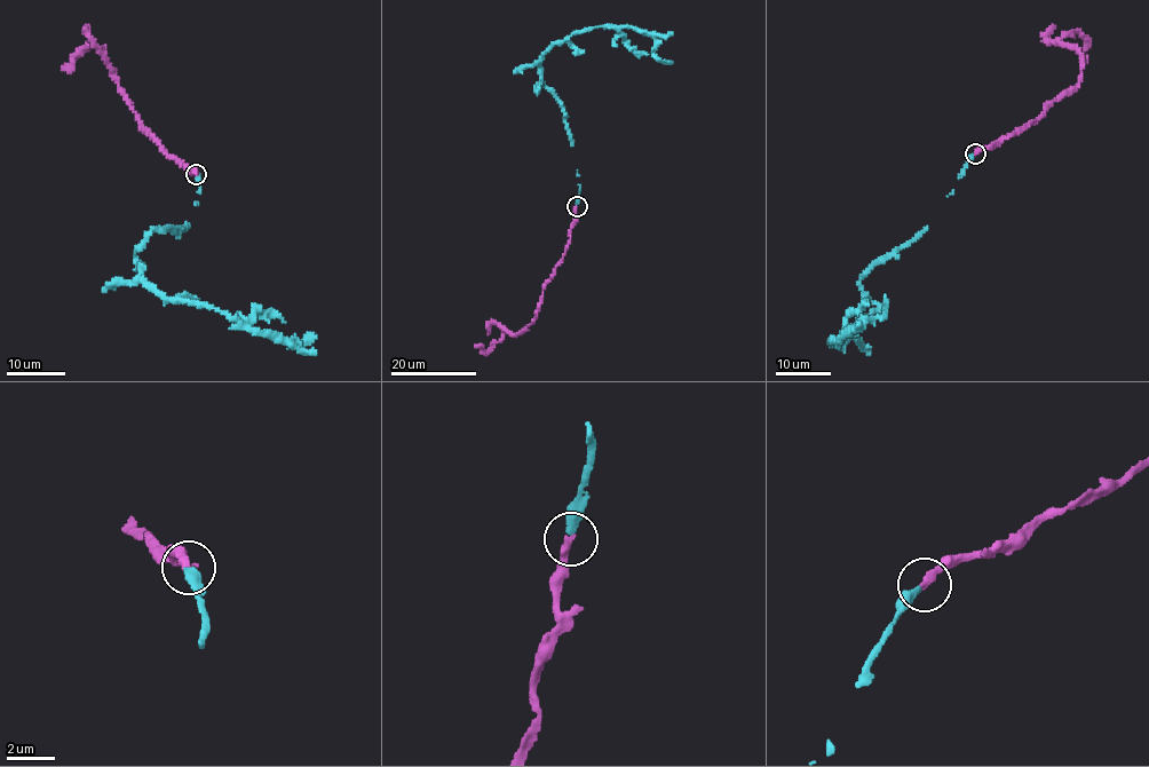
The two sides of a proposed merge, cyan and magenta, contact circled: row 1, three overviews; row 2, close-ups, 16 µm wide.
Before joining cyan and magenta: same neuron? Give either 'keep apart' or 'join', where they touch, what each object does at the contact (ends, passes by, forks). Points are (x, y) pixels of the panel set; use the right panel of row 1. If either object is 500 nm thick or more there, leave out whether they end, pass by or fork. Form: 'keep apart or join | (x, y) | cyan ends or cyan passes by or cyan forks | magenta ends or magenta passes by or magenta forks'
join | (975, 153) | cyan ends | magenta ends

